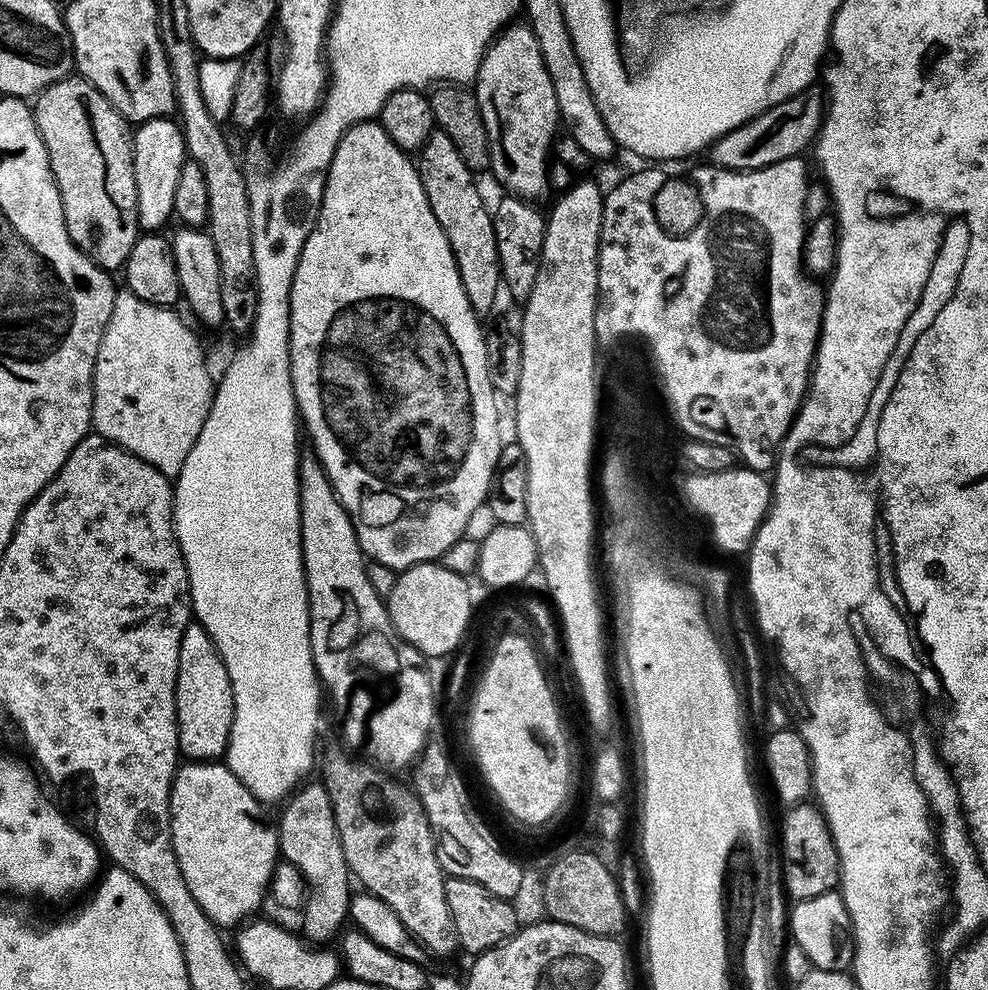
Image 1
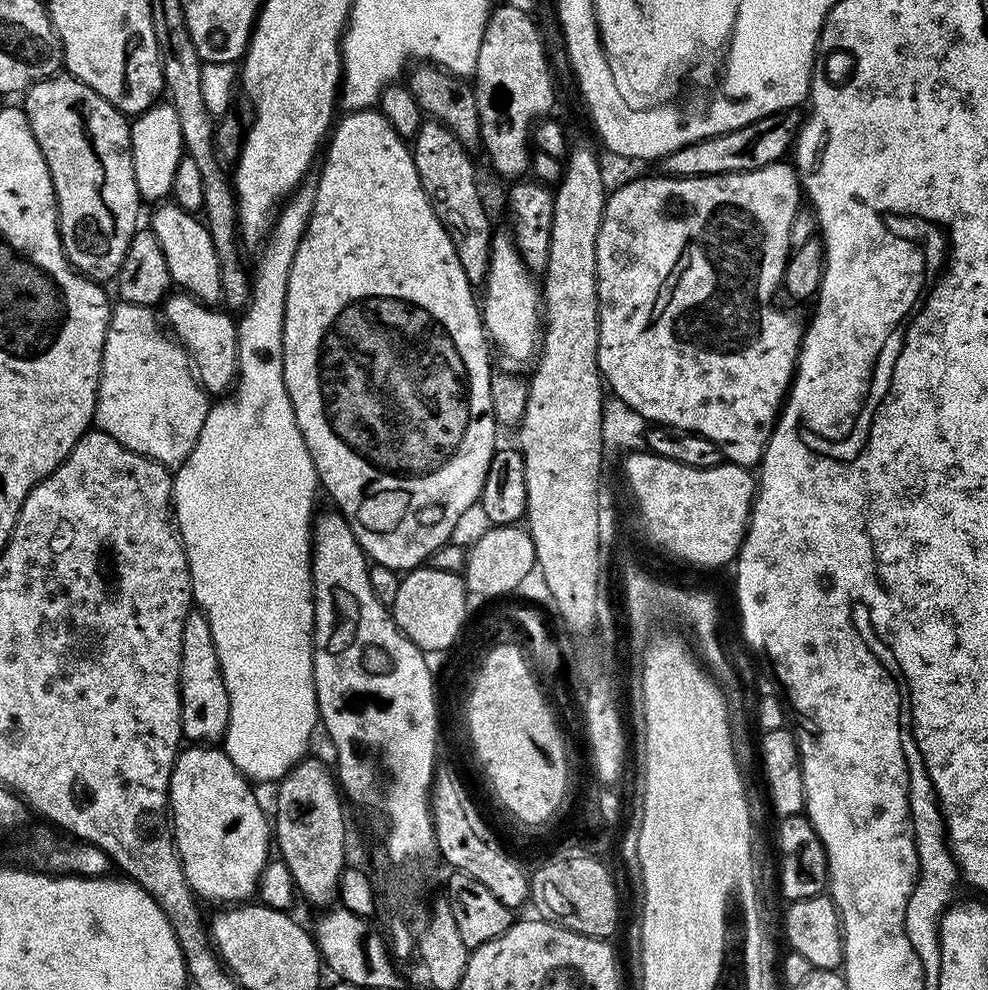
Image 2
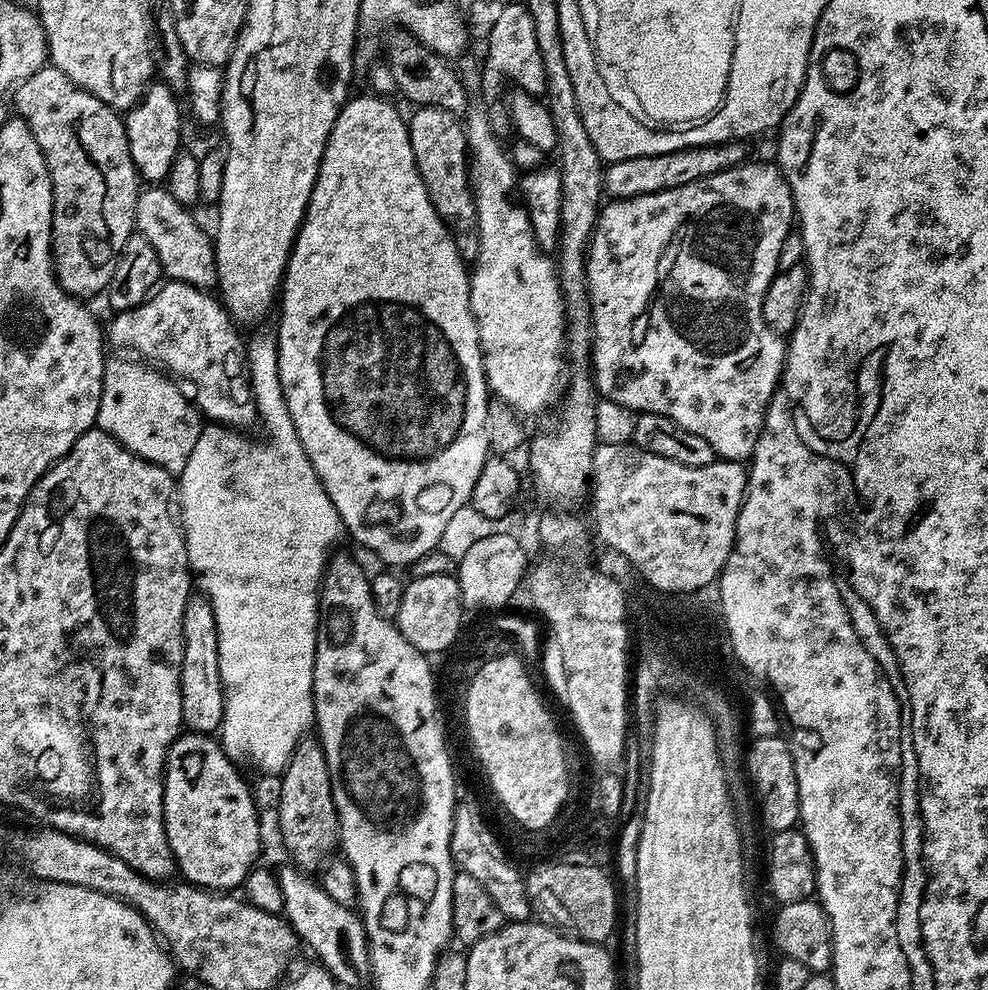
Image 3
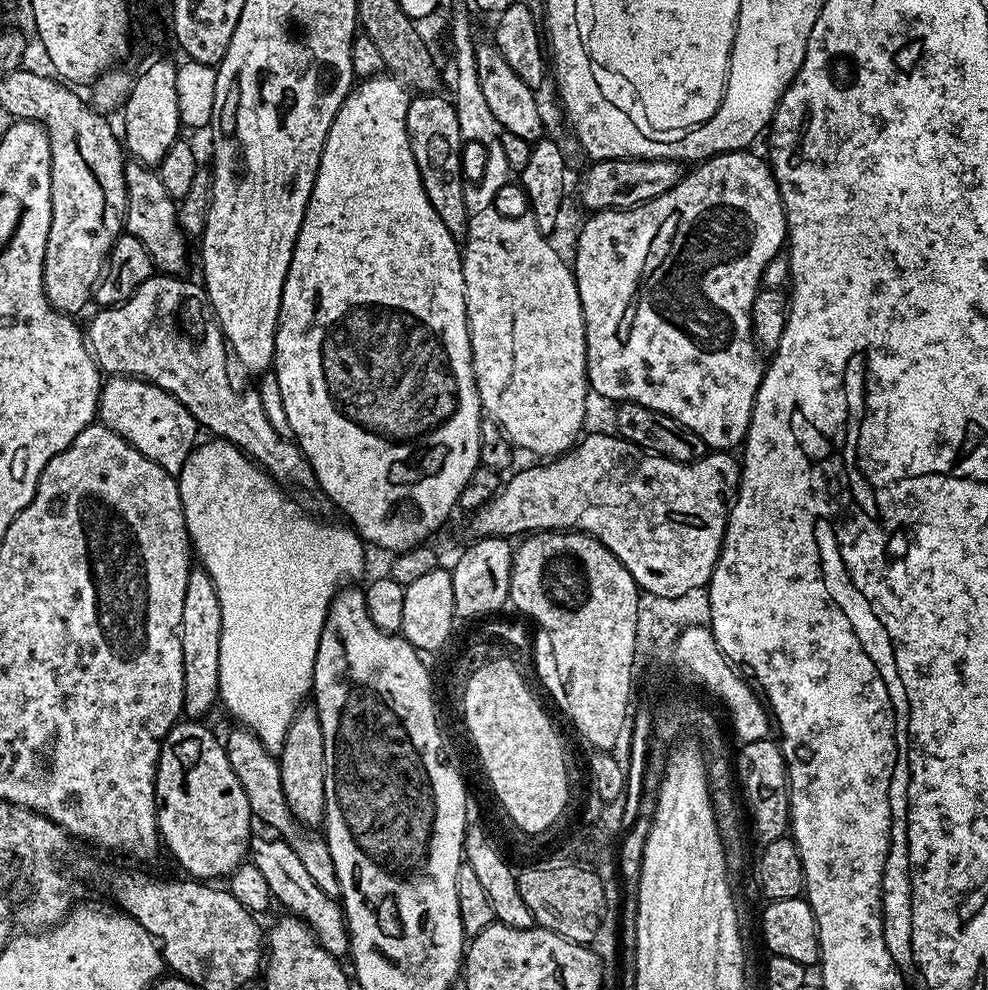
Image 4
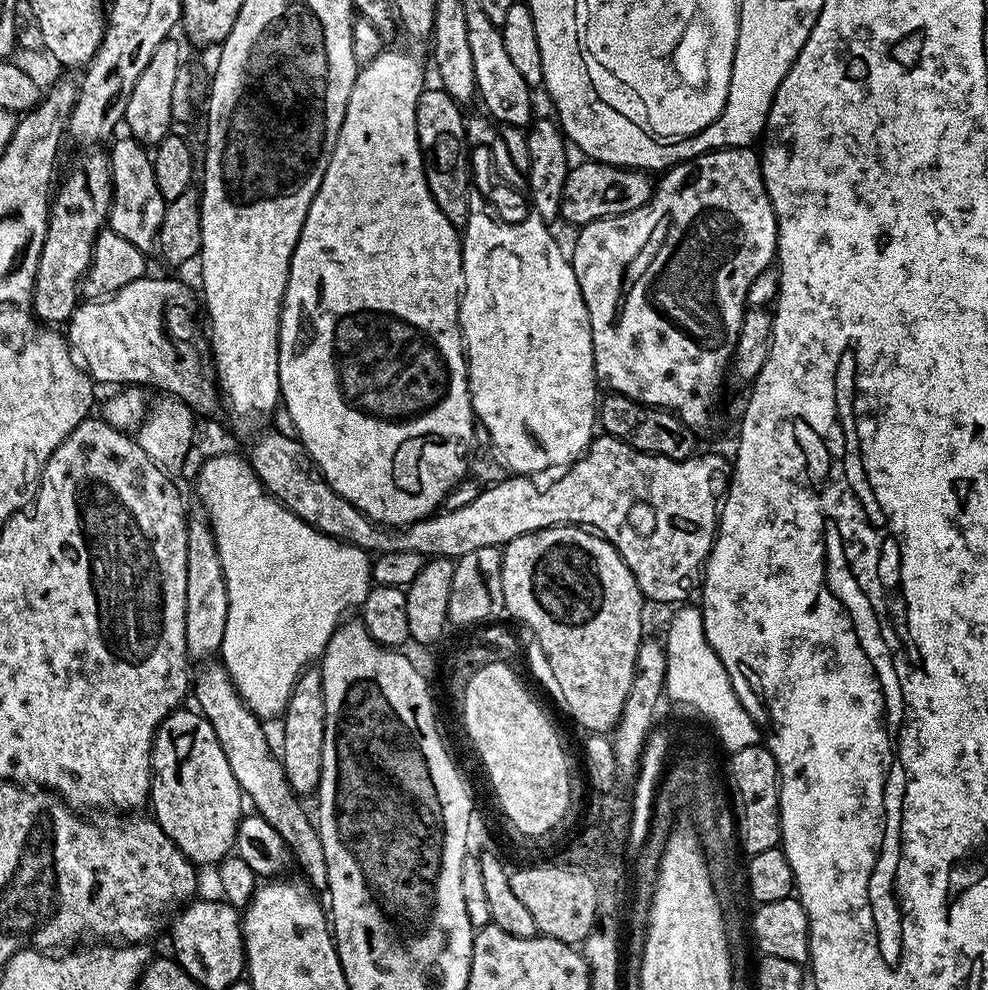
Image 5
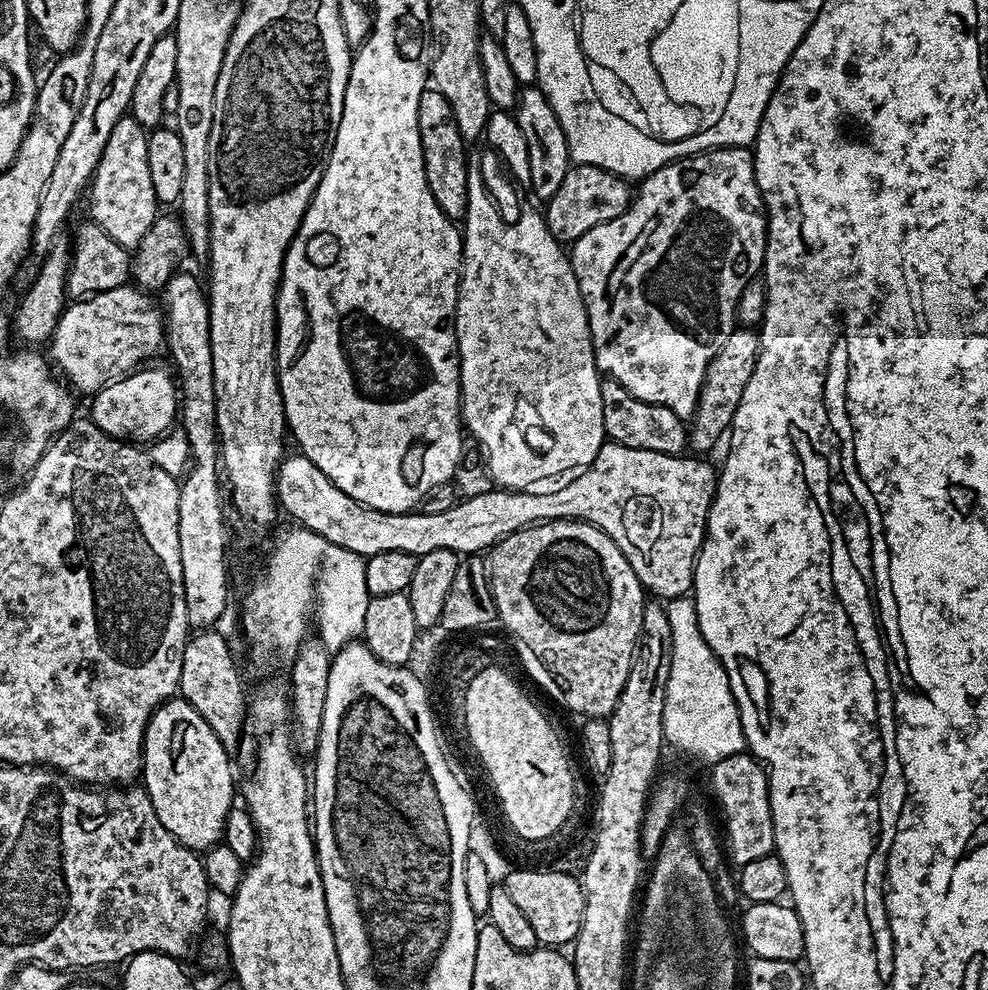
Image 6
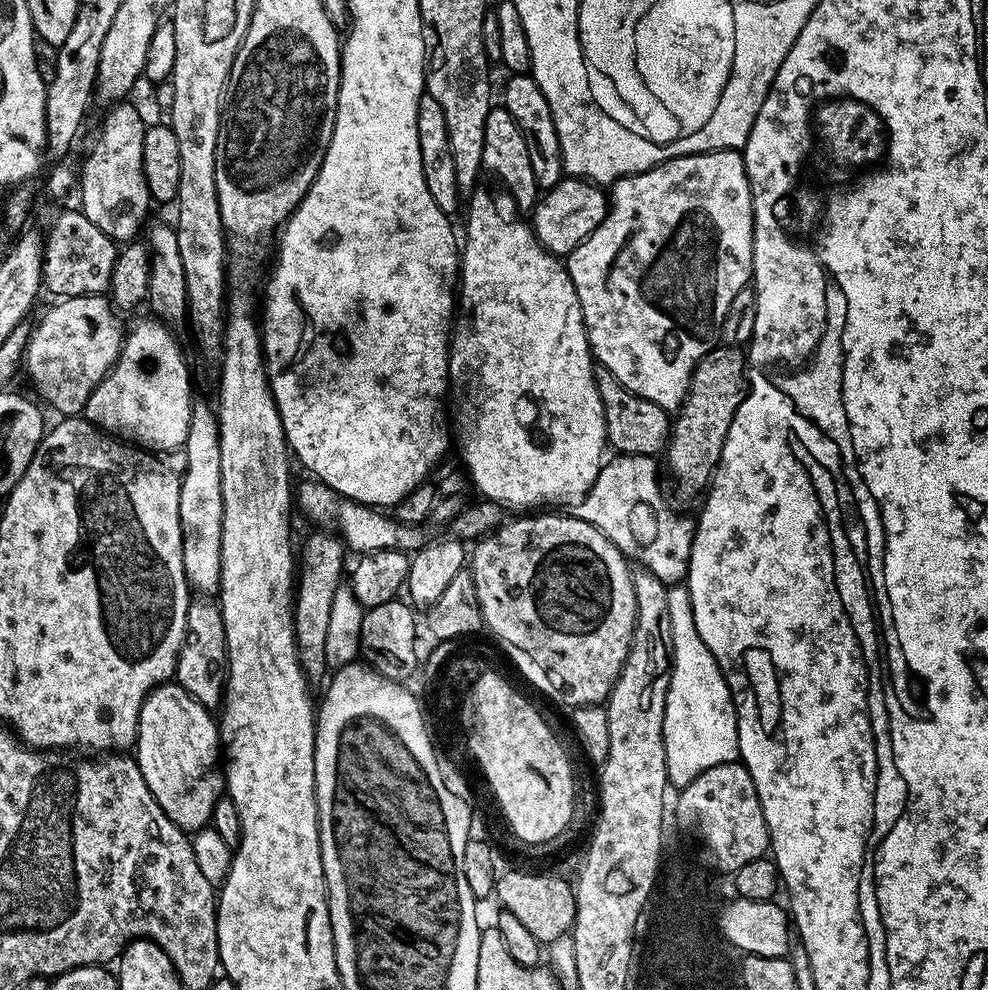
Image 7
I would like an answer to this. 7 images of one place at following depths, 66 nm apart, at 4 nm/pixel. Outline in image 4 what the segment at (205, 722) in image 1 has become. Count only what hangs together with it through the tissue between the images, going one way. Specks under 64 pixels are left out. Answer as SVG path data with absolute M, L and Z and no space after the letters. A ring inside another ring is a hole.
M196 566L189 571L188 574L188 581L186 582L186 598L182 598L182 622L180 623L180 641L182 642L182 674L184 675L184 710L183 715L187 717L189 720L199 721L201 718L204 718L204 715L207 714L208 711L211 710L212 707L217 707L218 704L218 697L220 694L220 663L218 662L218 654L220 653L220 639L222 638L222 606L218 602L218 590L214 586L214 582L210 578L210 574L206 569L202 566Z

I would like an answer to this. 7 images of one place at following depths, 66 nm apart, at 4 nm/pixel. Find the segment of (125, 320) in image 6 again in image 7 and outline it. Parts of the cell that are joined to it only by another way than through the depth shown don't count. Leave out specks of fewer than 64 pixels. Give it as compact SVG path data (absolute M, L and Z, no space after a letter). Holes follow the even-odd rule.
M107 295L70 296L55 303L53 308L45 310L40 321L35 321L22 368L25 373L28 371L28 380L36 387L35 395L45 405L57 408L61 417L79 416L92 391L115 366L124 345L126 328L120 325L117 309Z

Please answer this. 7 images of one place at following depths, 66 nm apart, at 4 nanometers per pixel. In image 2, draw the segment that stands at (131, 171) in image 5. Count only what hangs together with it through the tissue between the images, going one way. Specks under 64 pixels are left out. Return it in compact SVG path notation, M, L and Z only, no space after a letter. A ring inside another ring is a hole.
M164 202L153 208L156 209L152 212L150 230L158 238L162 254L166 254L166 266L170 266L173 285L181 293L190 295L203 304L219 305L222 300L222 274L207 223L193 213L182 210L175 202Z

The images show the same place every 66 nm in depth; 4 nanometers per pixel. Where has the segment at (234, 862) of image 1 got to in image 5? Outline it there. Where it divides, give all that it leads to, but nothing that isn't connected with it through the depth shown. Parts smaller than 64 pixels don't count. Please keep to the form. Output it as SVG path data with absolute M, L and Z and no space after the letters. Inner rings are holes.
M199 711L171 712L160 723L156 737L152 743L152 795L150 808L153 808L154 819L160 829L168 835L182 850L187 860L197 866L203 864L219 865L225 856L233 851L236 842L236 831L240 825L242 809L246 804L234 774L230 771L230 762L226 762L226 754L222 754L222 746L214 734L214 726Z

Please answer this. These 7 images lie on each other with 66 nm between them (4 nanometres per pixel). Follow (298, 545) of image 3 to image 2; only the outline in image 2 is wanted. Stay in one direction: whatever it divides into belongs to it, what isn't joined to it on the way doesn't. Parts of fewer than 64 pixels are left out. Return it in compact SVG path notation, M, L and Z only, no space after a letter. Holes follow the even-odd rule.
M305 182L275 213L256 272L254 268L252 299L236 325L238 375L232 400L220 398L209 407L198 442L194 442L190 458L175 469L172 481L174 524L188 559L192 598L210 622L228 691L230 714L222 748L236 769L252 782L283 780L297 762L305 759L310 730L318 722L316 683L312 677L312 526L317 511L316 488L318 492L321 482L298 430L284 381L284 319L290 266L308 228L315 201L315 183Z

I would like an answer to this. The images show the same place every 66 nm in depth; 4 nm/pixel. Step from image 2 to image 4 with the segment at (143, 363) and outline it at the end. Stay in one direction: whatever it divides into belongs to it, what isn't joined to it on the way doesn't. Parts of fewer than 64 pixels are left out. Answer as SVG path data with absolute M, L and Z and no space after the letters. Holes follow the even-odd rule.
M109 375L100 390L98 420L174 477L179 477L188 455L198 444L198 425L190 410L186 410L186 406L182 406L182 402L175 400L166 390L149 384L147 380Z

